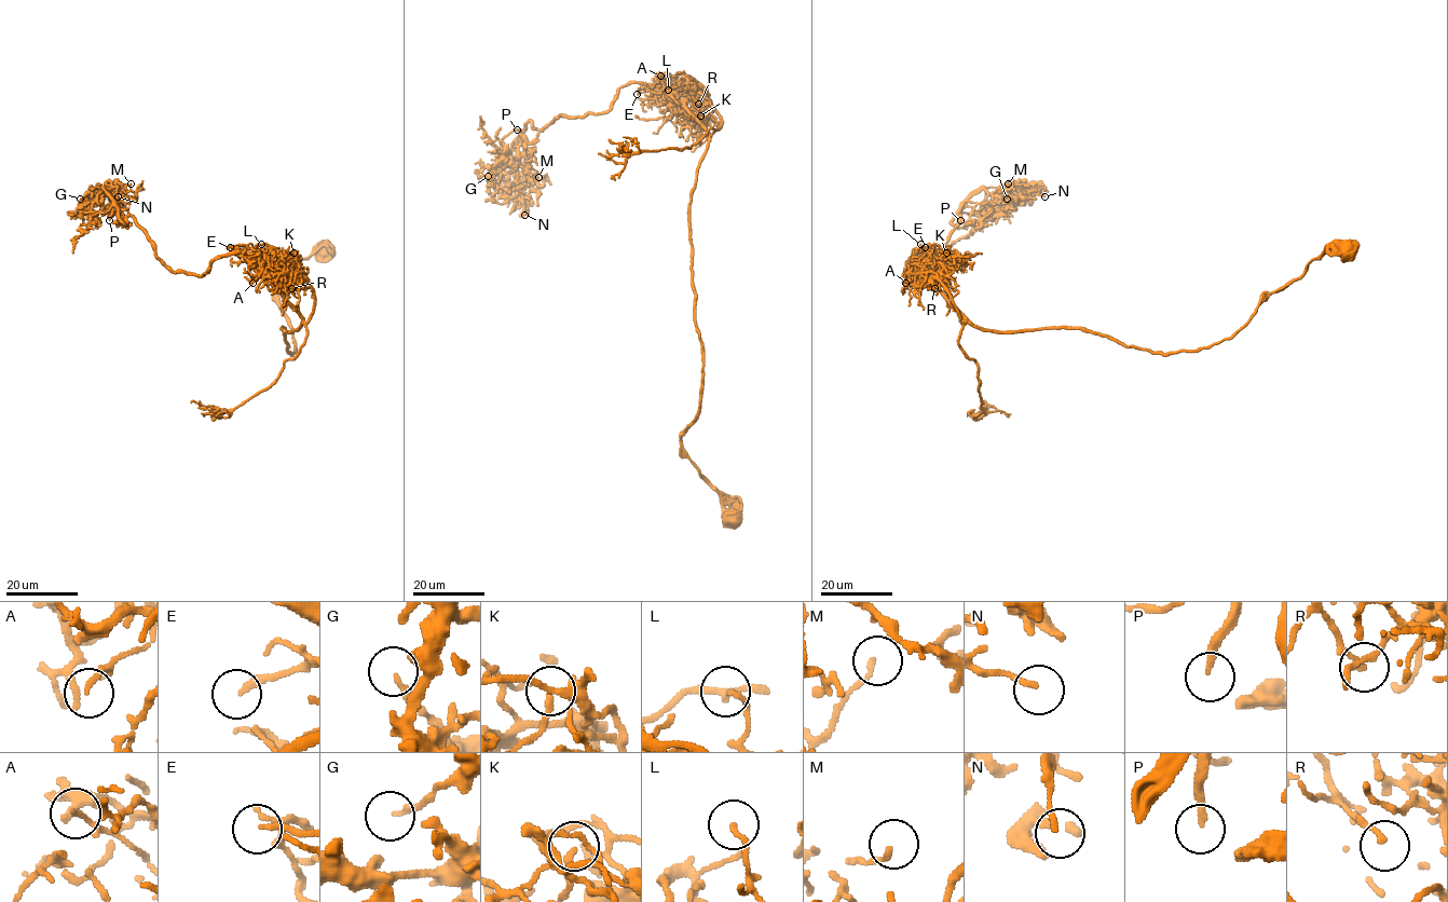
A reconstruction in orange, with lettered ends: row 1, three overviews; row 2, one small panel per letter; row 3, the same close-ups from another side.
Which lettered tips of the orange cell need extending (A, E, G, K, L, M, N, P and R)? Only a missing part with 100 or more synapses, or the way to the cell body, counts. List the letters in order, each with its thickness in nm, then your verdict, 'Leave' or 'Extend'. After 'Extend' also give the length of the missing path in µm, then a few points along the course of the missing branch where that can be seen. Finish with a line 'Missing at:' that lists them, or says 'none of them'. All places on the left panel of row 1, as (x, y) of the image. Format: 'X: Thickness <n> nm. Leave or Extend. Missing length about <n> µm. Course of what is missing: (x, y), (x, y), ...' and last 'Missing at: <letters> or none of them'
A: Thickness 140 nm. Leave
E: Thickness 100 nm. Leave
G: Thickness 160 nm. Leave
K: Thickness 180 nm. Leave
L: Thickness 140 nm. Leave
M: Thickness 150 nm. Leave
N: Thickness 140 nm. Leave
P: Thickness 140 nm. Extend. Missing length about 9 µm
R: Thickness 110 nm. Leave
Missing at: P

